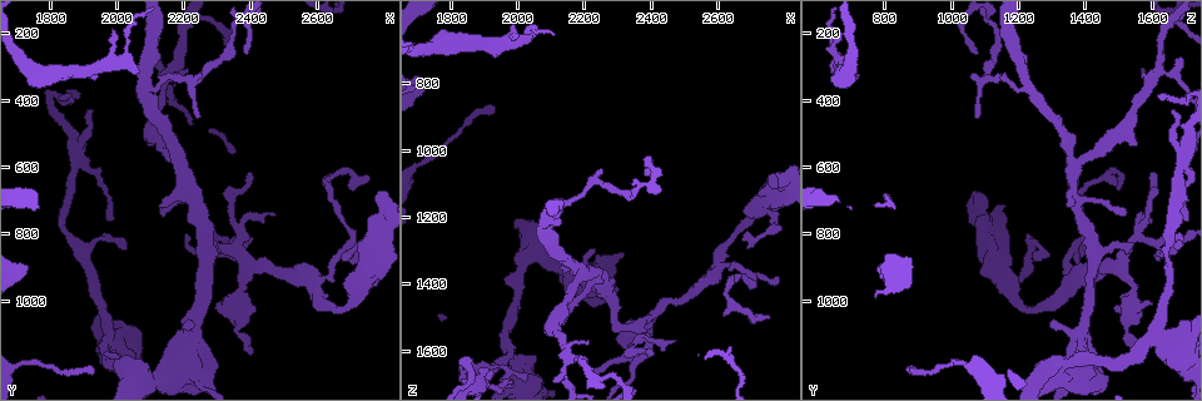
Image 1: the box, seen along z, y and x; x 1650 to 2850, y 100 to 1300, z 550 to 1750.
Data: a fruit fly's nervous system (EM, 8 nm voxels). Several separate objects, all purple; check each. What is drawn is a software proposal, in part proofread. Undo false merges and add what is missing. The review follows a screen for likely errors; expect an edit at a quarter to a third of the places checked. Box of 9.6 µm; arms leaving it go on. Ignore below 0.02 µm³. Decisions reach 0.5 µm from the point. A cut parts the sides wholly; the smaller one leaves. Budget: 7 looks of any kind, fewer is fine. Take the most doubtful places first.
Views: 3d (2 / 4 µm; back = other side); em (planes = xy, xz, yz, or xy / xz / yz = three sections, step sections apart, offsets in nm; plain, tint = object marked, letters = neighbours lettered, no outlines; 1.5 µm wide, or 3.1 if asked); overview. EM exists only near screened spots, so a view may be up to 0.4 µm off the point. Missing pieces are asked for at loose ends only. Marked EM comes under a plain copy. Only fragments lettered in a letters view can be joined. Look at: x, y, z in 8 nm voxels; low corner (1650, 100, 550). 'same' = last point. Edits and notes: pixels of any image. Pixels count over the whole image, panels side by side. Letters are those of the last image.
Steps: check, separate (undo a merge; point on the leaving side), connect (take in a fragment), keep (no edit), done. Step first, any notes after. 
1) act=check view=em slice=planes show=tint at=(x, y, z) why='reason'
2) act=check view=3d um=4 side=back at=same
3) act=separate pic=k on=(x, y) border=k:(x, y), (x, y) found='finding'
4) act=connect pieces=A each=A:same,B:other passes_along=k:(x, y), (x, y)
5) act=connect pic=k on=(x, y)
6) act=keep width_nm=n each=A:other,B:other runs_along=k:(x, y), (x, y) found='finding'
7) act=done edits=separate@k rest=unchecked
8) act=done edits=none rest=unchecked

act=check view=em slice=planes show=letters at=(2240, 460, 1080) why='free end'

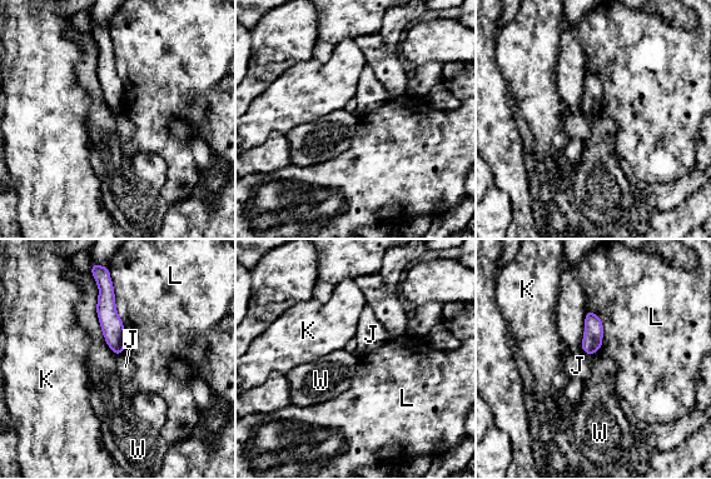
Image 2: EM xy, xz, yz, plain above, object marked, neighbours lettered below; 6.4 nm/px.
act=keep each=J:other,K:other,L:other,W:other runs_along=2:(109, 284), (108, 318), (118, 350) found='no lettered fragment goes on from it'

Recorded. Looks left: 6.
act=check view=em slice=planes show=tint at=(2140, 320, 1620) why='abrupt turn'

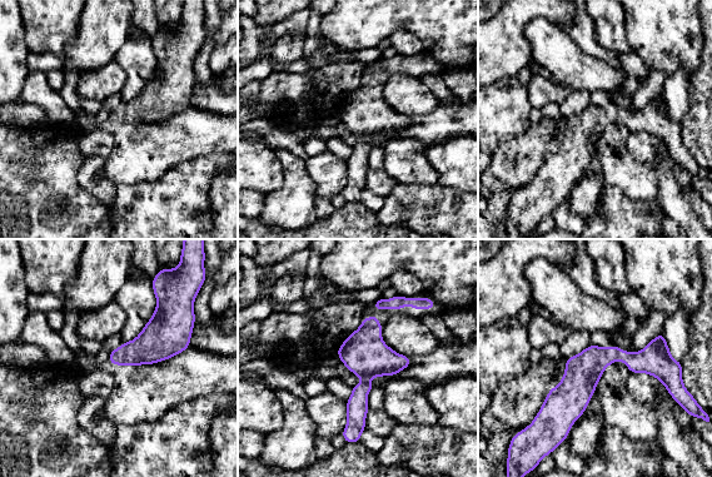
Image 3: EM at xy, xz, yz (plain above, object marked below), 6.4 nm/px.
act=check view=em slice=planes show=letters at=same why='what lies round it'

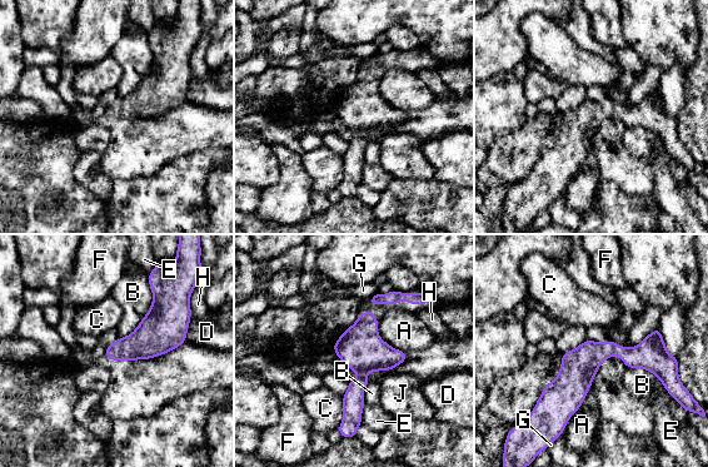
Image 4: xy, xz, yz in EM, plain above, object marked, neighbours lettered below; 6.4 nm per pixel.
act=keep width_nm=170 each=A:other,B:other,C:other,D:other,E:other,F:other,G:other,H:other,J:other found='continuous, no second cell'

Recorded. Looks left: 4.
act=check view=em slice=yz step=8 show=tint at=(2270, 850, 1420) why='three arms meet'

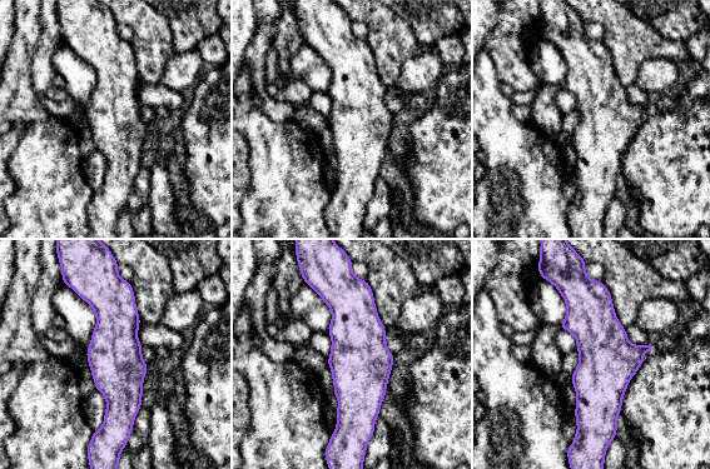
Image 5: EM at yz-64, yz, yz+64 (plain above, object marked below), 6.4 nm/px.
act=check view=em slice=planes show=letters at=same

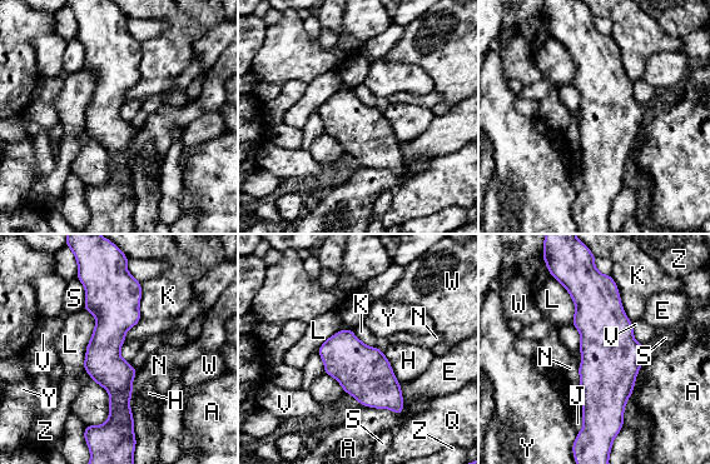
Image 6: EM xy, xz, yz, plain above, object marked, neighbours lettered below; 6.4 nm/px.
act=keep each=A:other,E:other,H:other,J:other,K:other,L:other,N:other,Q:other,S:other,V:other,W:other,Y:other,Z:other border=6:(610, 274), (624, 313), (631, 323) found='one cell here'

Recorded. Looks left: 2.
act=done edits=none rest=unchecked

